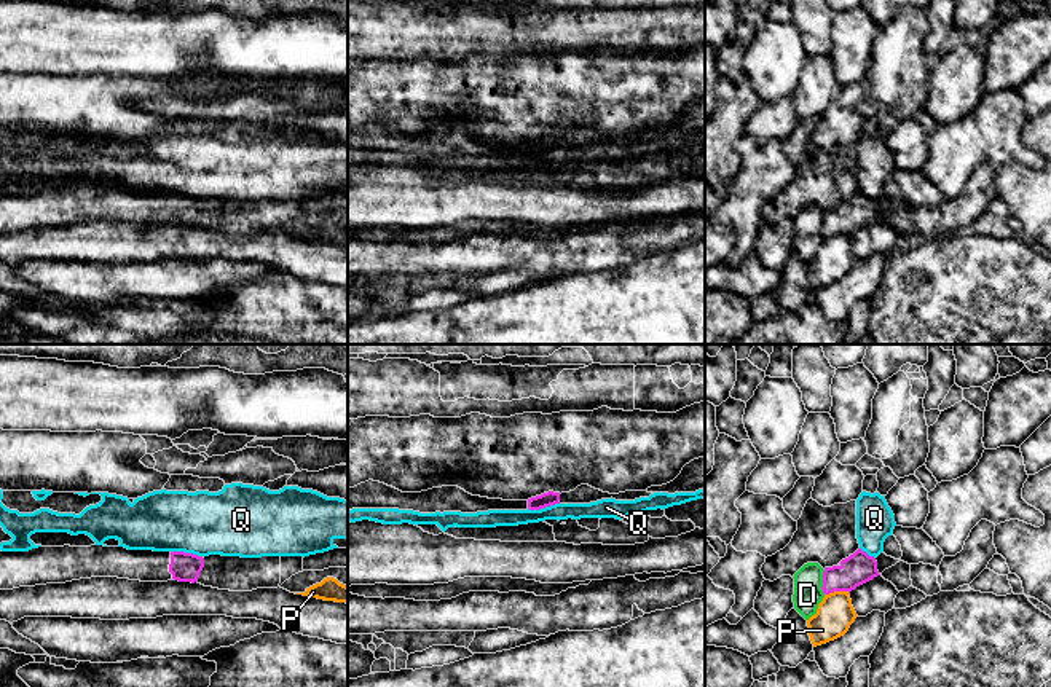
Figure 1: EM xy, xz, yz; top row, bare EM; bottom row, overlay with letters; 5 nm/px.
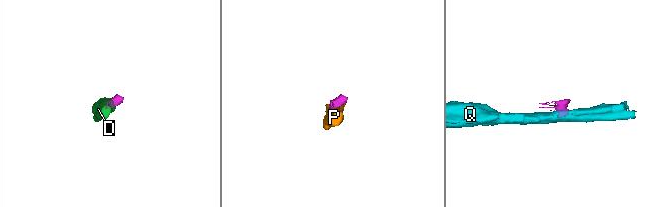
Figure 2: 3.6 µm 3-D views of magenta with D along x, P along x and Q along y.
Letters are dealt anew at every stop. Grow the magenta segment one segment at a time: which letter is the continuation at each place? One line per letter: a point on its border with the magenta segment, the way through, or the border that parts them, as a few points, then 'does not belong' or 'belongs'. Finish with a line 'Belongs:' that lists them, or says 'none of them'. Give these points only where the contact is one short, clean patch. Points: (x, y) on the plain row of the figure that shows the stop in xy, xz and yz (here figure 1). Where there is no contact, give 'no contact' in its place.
D: yz (823, 225) | along yz (825, 212), (823, 236) | does not belong
P: yz (836, 233) | along yz (849, 235), (830, 235), (825, 238) | does not belong
Q: xy (187, 196) | along xy (171, 193), (192, 195), (201, 200) | does not belong
Belongs: none of them

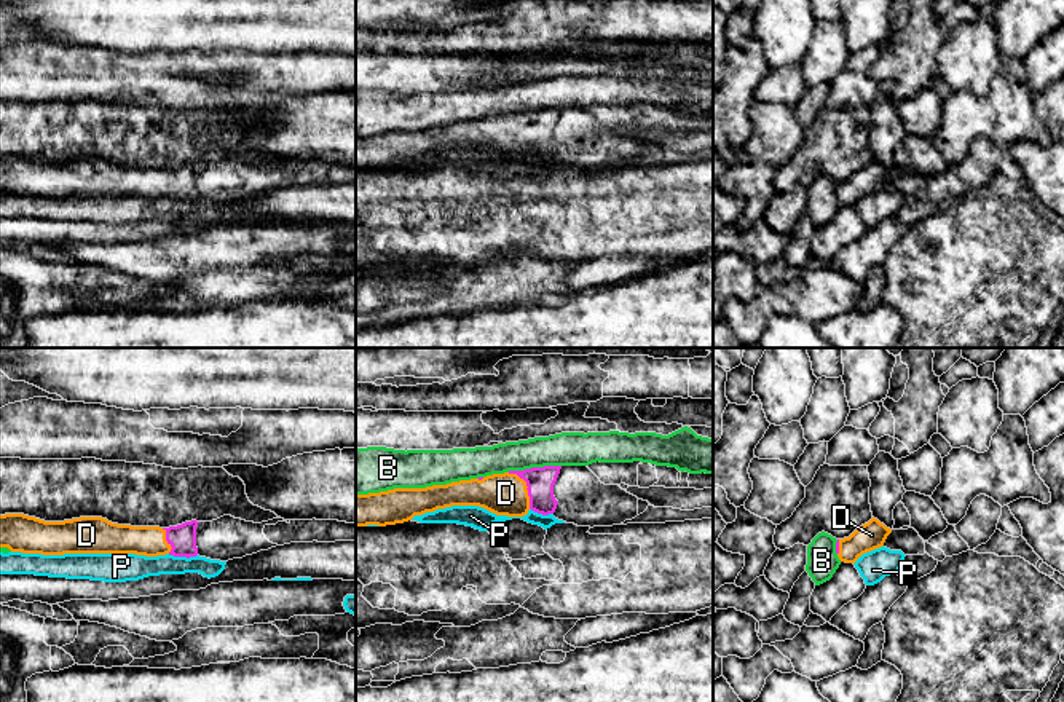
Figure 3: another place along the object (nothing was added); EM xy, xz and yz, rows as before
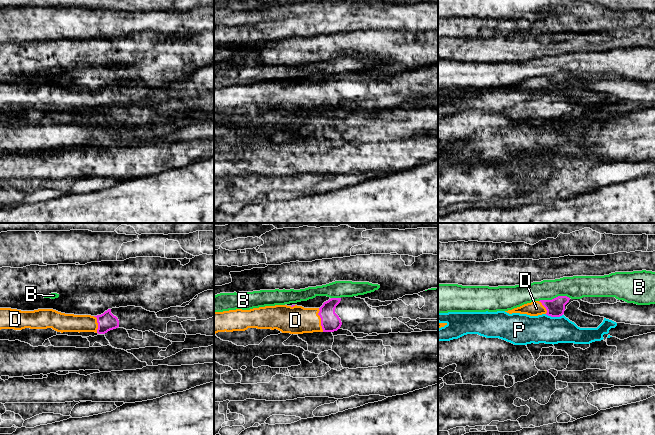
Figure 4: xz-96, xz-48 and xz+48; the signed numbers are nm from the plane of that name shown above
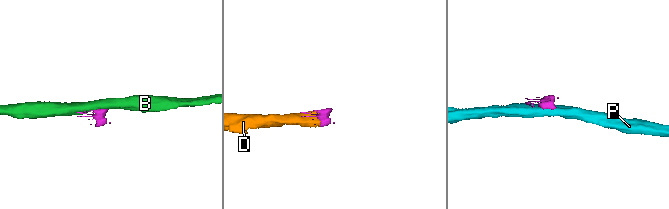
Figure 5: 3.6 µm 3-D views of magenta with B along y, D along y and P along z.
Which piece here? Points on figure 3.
B: xz (533, 110) | along xz (560, 107), (508, 114) | does not belong
D: xz (527, 128) | across xz (539, 123), (535, 128), (527, 128), (514, 136), (506, 136) | belongs
P: xy (182, 198) | along xy (168, 197), (181, 200), (197, 198) | does not belong
Belongs: D

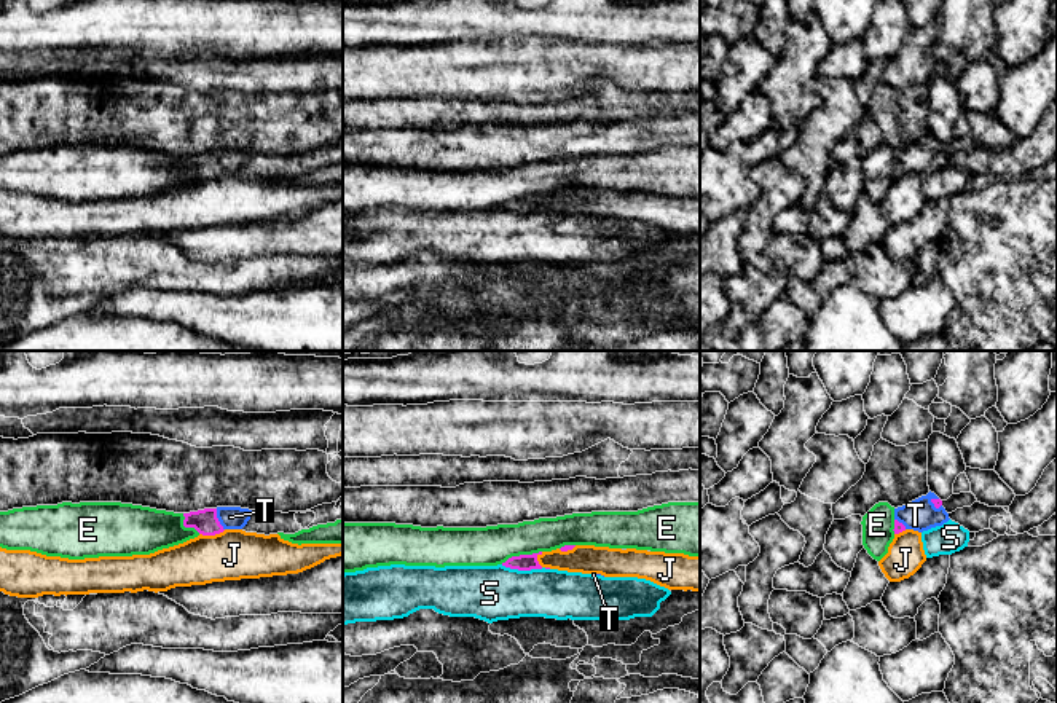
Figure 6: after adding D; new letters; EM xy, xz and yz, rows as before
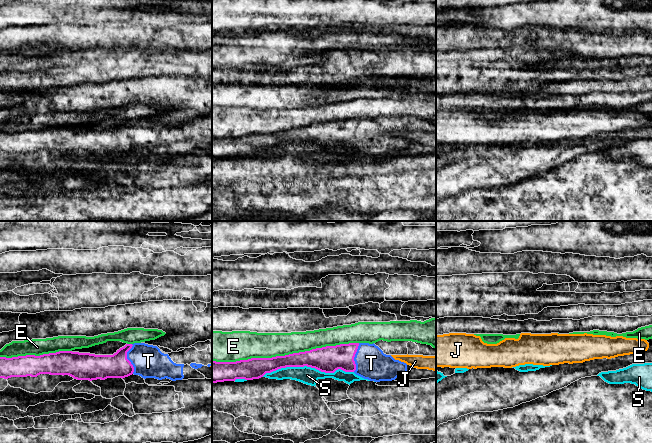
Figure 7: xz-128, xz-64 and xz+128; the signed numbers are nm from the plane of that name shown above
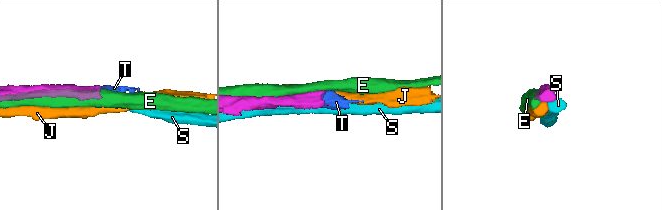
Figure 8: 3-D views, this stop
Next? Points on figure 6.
E: xz (520, 198) | does not belong
J: xy (212, 177) | does not belong
S: xz (525, 212) | does not belong
T: xy (217, 163) | across xy (204, 164), (217, 163), (230, 160) | belongs
Belongs: T

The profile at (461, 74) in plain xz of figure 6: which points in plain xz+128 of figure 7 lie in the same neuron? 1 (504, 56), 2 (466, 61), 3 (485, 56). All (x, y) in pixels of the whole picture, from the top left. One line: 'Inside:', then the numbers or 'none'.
Inside: none

